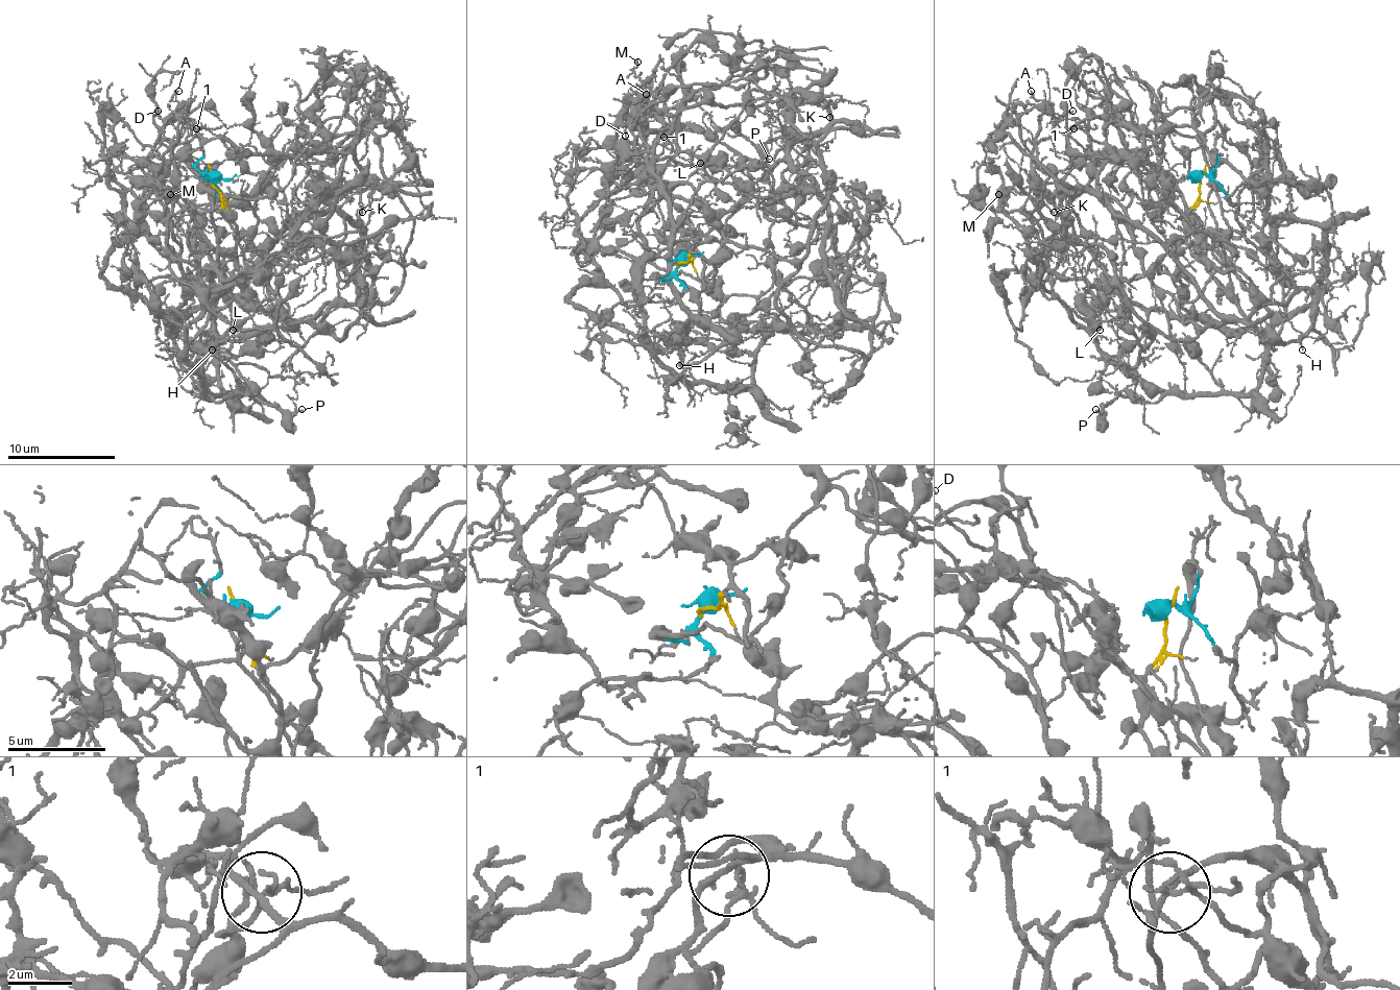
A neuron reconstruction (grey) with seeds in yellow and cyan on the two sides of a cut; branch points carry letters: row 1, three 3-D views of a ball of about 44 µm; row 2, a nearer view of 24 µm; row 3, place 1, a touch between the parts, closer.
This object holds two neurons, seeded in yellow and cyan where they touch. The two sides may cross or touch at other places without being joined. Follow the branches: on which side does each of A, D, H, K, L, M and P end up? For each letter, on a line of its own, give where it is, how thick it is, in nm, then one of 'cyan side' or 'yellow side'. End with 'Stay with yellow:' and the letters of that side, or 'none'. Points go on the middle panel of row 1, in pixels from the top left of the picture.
A: (646, 94) | 170 nm | yellow side
D: (625, 136) | 150 nm | yellow side
H: (679, 365) | 110 nm | cyan side
K: (829, 117) | 120 nm | yellow side
L: (700, 163) | 550 nm | yellow side
M: (637, 62) | 130 nm | yellow side
P: (769, 159) | 110 nm | yellow side
Stay with yellow: A, D, K, L, M, P

